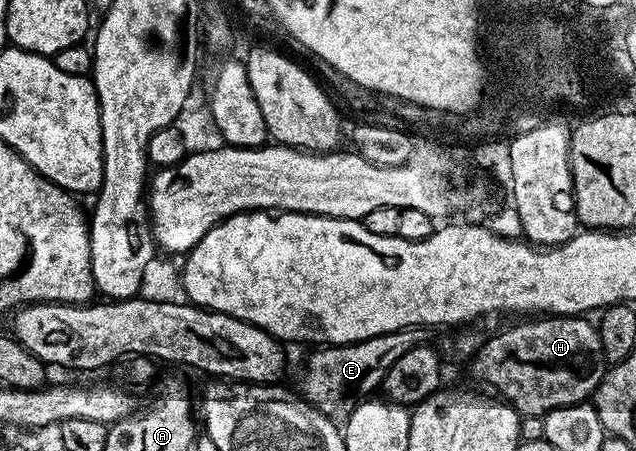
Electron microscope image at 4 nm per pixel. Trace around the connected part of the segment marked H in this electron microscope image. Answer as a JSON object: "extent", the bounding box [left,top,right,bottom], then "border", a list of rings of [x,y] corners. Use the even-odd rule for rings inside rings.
{"extent":[471,316,607,416],"border":[[[541,316],[538,317],[538,322],[525,322],[522,326],[513,326],[510,330],[505,330],[502,334],[486,337],[483,348],[479,348],[479,352],[471,359],[471,367],[486,382],[489,386],[494,386],[498,390],[496,393],[500,395],[504,401],[508,402],[518,414],[522,416],[544,416],[549,411],[559,408],[560,406],[570,406],[576,402],[586,401],[596,391],[597,385],[600,384],[601,379],[604,378],[607,369],[605,360],[605,353],[601,347],[599,340],[599,332],[596,325],[585,316]]]}

